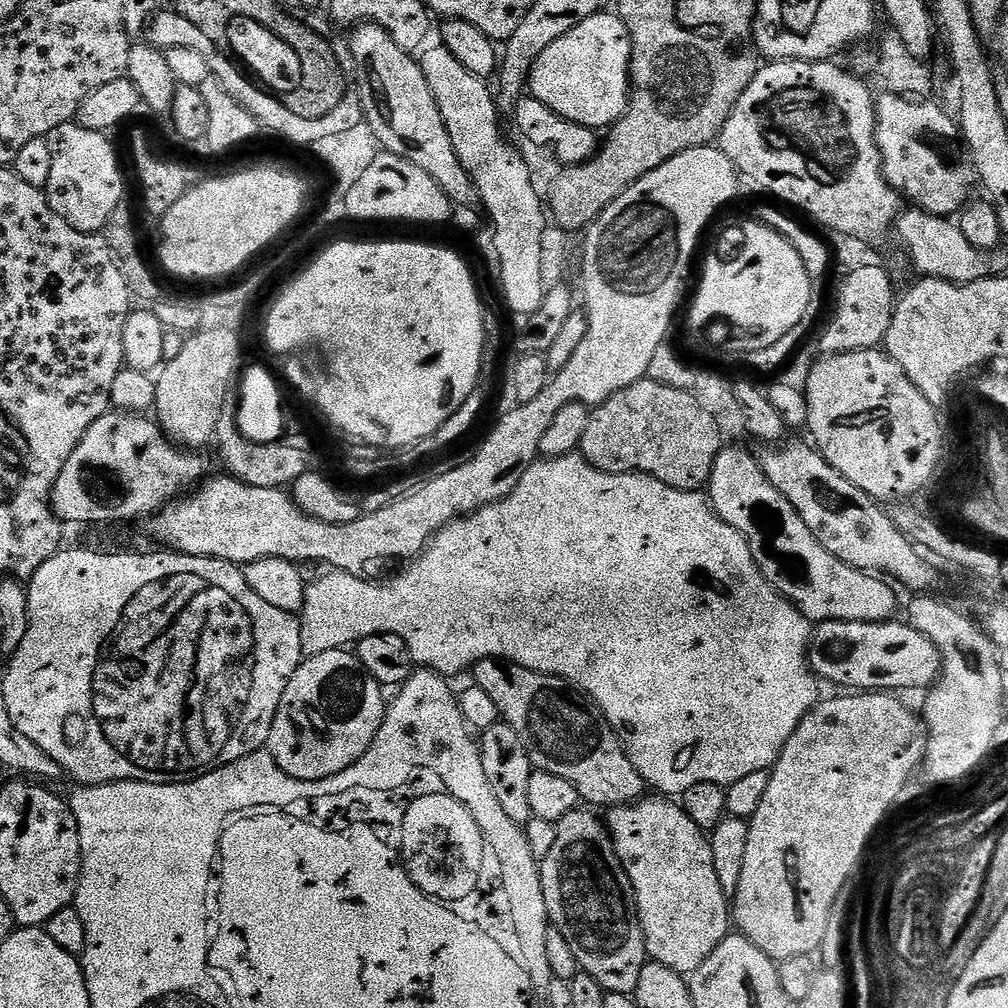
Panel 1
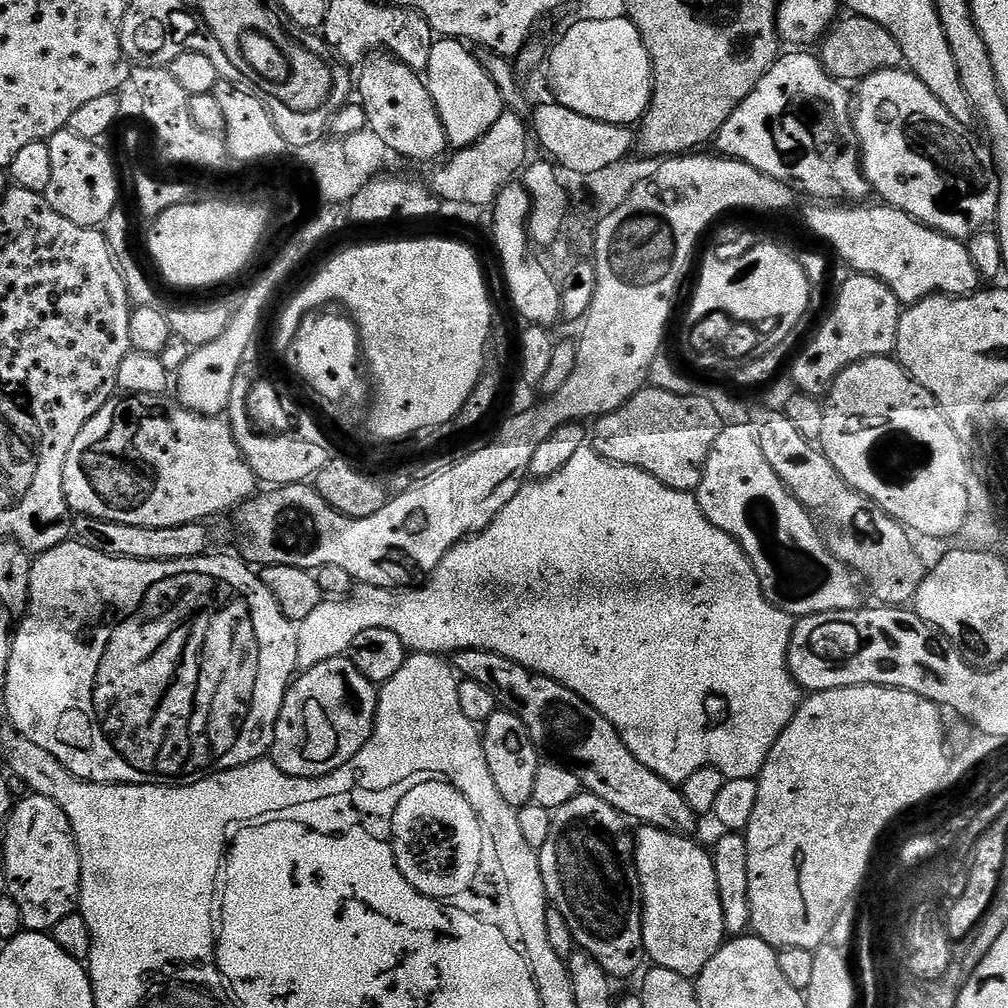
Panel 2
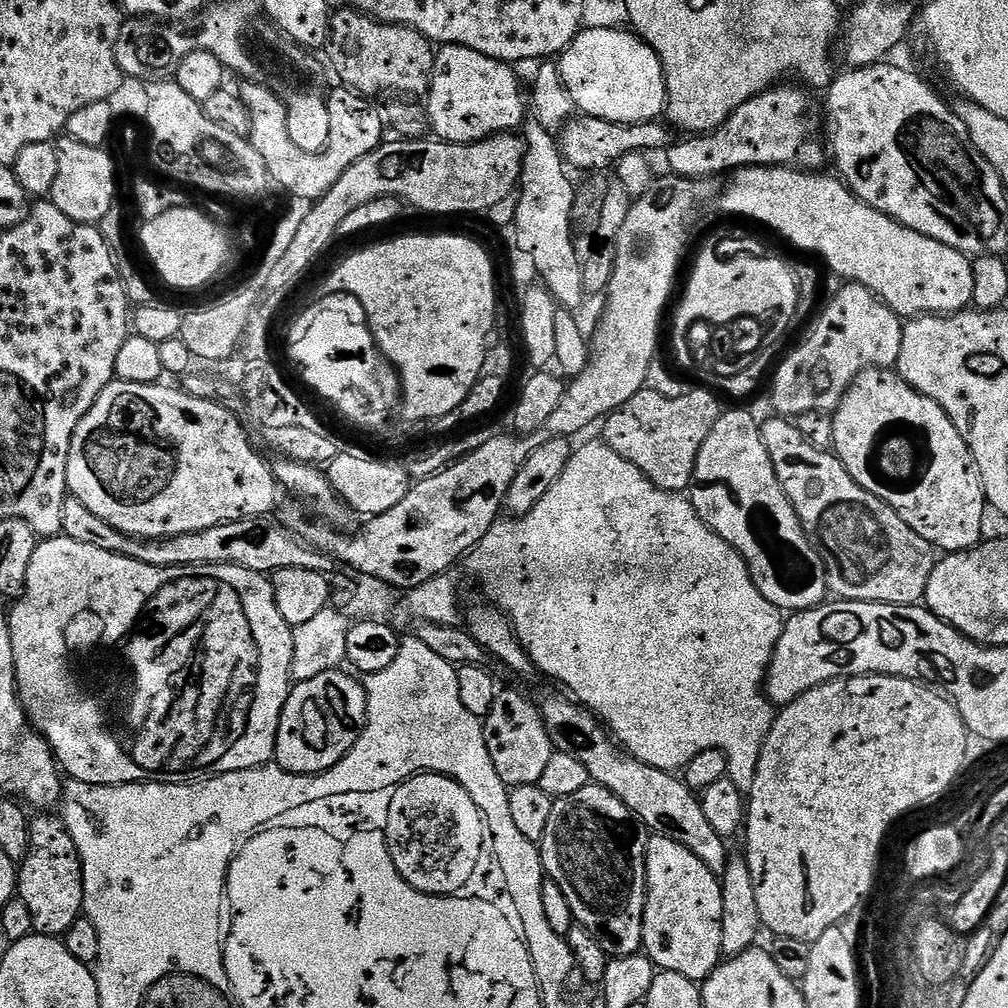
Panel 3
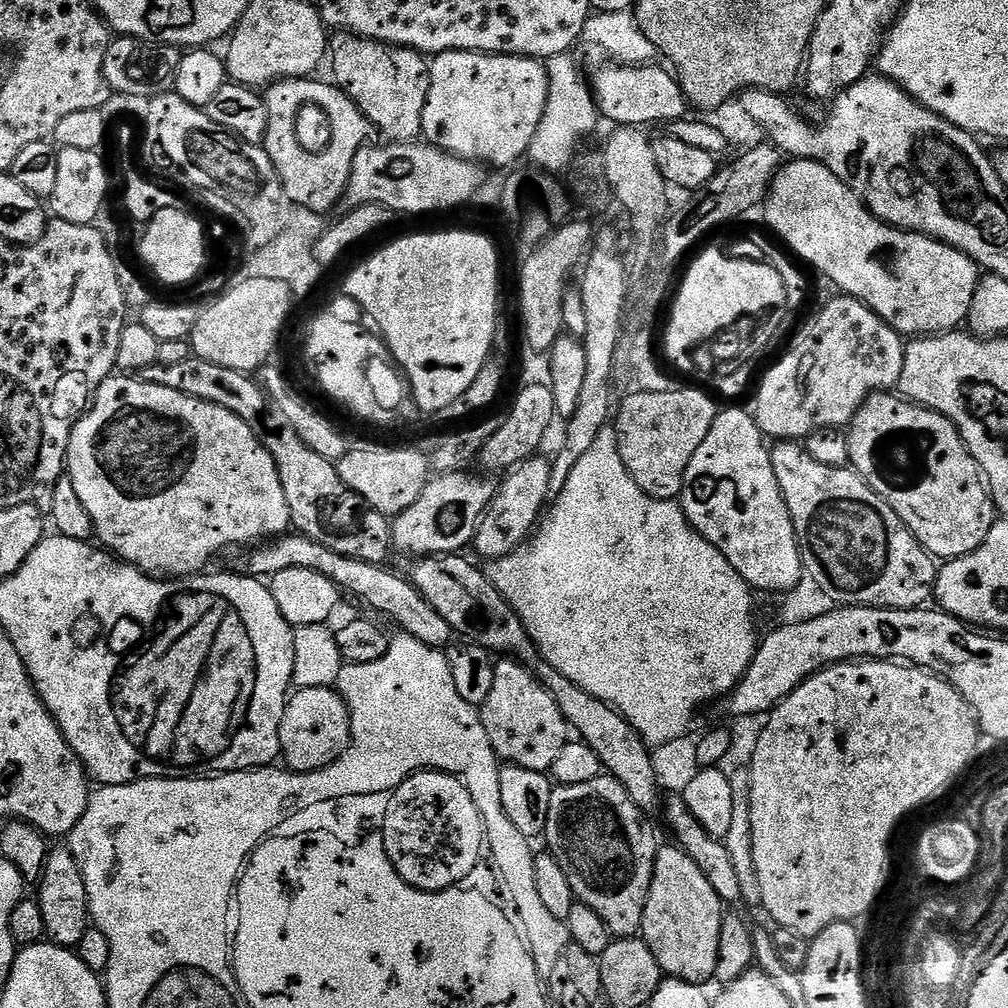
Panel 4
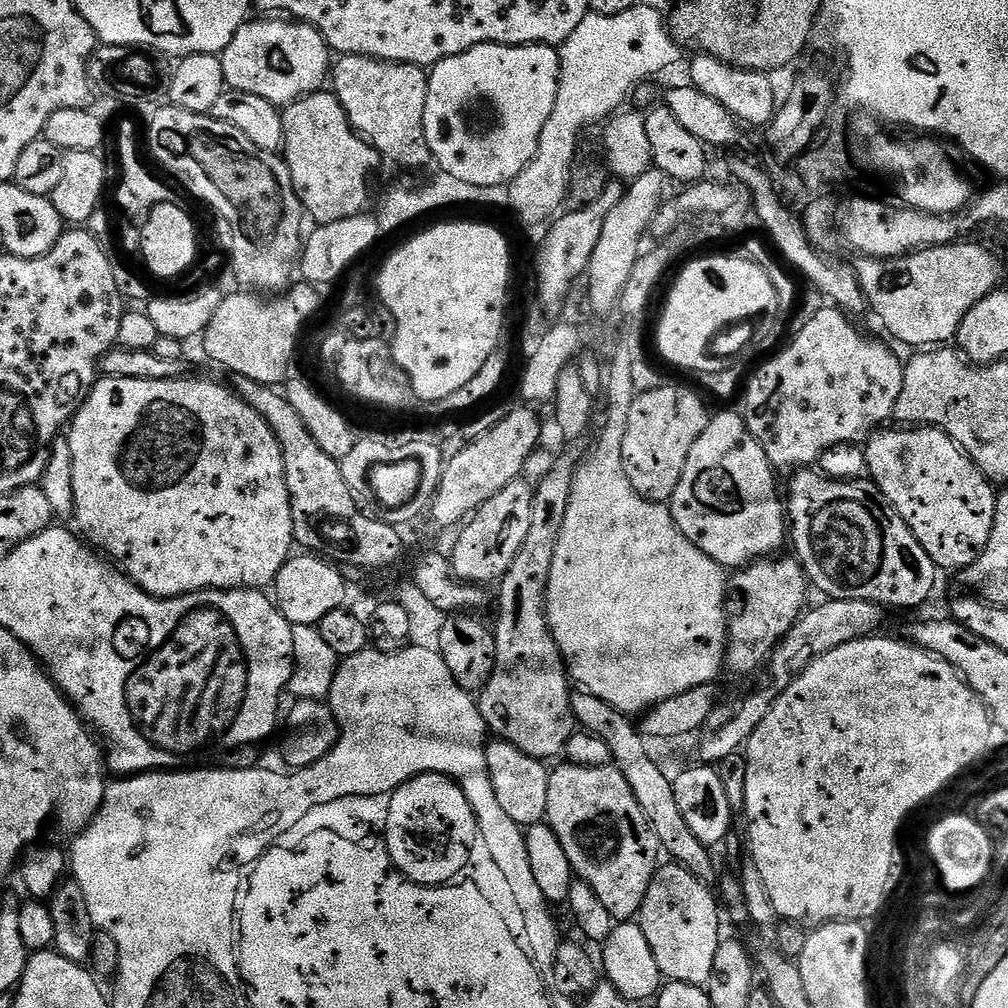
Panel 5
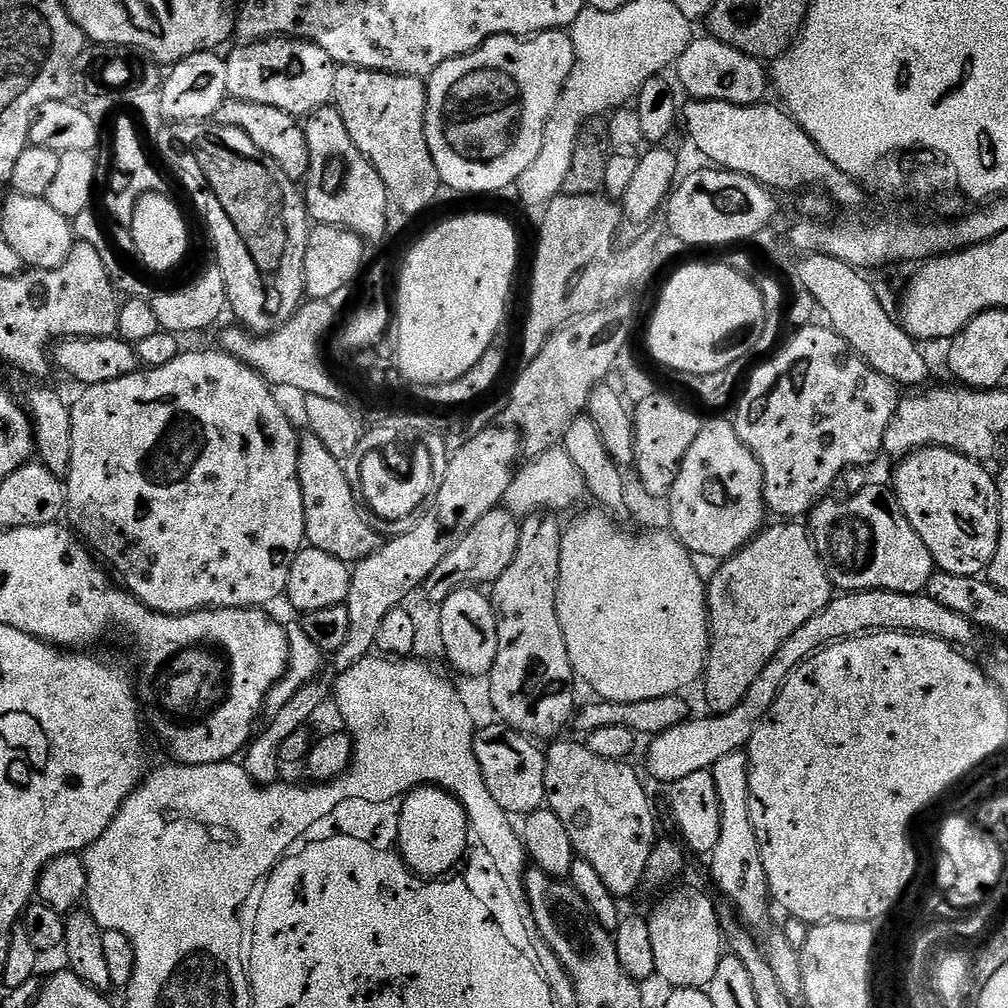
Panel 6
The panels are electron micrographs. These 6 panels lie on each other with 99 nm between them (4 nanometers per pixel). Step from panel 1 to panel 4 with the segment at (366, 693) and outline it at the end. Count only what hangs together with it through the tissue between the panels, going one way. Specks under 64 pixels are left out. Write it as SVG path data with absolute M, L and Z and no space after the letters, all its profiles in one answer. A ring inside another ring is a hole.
M335 687L302 688L289 695L280 727L280 756L291 771L317 772L330 766L348 749L351 741L352 719Z

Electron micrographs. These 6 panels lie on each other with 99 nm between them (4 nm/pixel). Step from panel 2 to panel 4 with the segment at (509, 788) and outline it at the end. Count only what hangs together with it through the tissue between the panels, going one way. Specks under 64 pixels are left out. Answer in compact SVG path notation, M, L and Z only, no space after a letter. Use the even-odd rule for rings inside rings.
M516 658L496 660L494 687L490 690L486 702L479 705L478 711L482 718L482 726L486 726L490 746L504 764L517 764L526 770L551 773L554 758L558 758L562 746L566 746L570 739L570 726L566 722L562 710L558 710L558 702L554 702L554 698L550 698L550 690L546 690L546 686L542 684L540 679Z

